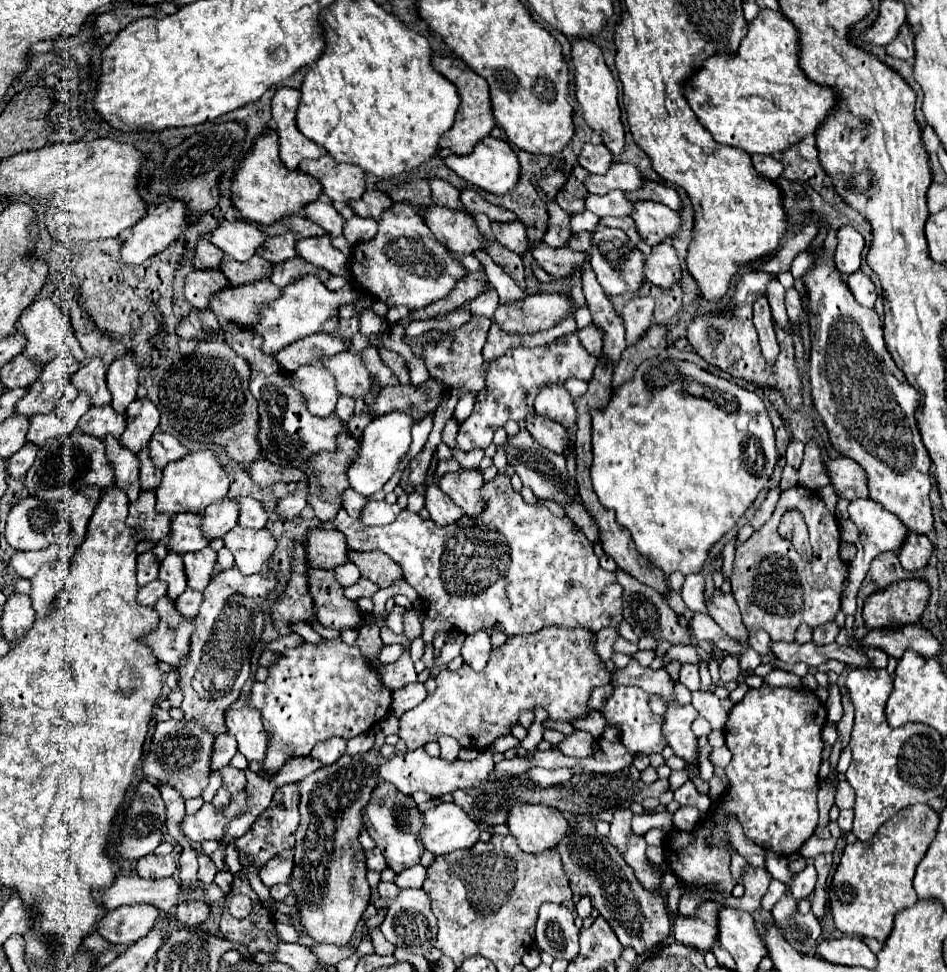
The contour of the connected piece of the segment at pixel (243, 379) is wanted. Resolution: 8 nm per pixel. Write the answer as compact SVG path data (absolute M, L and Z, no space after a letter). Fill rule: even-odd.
M223 338L203 340L195 346L195 350L189 356L181 358L167 370L161 388L159 388L159 412L169 418L171 428L189 440L201 442L201 444L221 444L227 448L229 458L237 460L243 466L249 466L251 462L261 458L261 444L257 440L259 434L259 414L257 414L257 400L249 392L249 366L243 358L237 358L233 350L223 342Z

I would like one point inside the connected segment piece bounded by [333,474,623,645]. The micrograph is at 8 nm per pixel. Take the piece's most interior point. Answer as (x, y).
(519, 568)

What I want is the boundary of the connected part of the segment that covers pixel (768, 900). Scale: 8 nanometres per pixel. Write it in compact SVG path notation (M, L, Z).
M771 880L771 884L769 884L769 890L767 890L767 894L765 894L765 898L763 898L763 910L771 910L785 894L787 894L789 890L787 890L787 886L783 884L783 882L779 882L779 880Z

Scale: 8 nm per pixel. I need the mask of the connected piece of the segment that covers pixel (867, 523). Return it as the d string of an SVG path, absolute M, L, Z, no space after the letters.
M867 498L867 500L853 500L853 502L849 504L849 518L857 524L857 528L861 530L861 536L859 536L859 540L855 542L855 546L857 546L857 556L855 556L855 560L849 564L849 582L845 584L845 598L841 600L841 604L843 604L841 610L843 610L843 614L847 614L847 616L855 616L855 610L857 610L857 606L855 606L855 596L857 596L857 590L859 590L859 586L861 586L861 582L863 582L867 570L869 570L871 560L873 560L877 554L881 554L881 552L887 552L887 550L897 552L897 550L901 550L901 546L905 544L905 538L909 536L909 530L907 530L907 526L905 526L895 514L887 512L881 504L877 504L877 502L869 500L869 498Z

